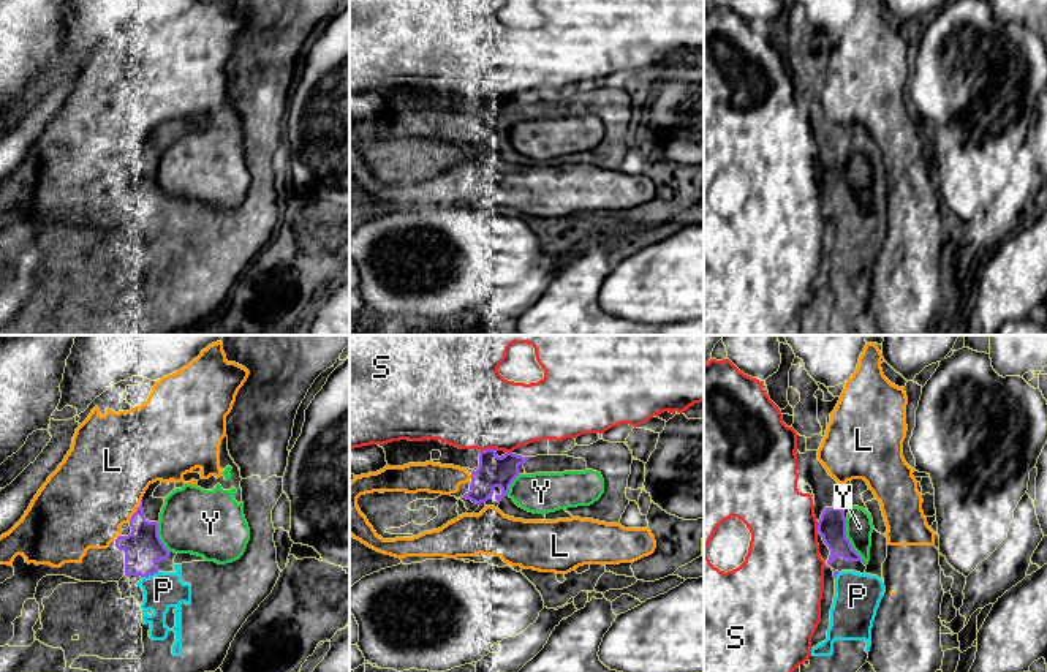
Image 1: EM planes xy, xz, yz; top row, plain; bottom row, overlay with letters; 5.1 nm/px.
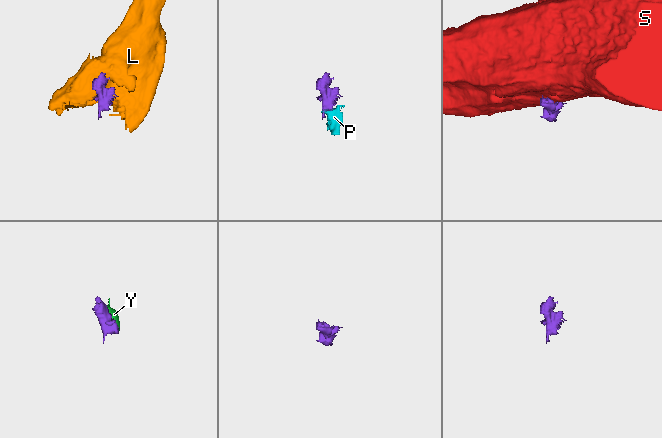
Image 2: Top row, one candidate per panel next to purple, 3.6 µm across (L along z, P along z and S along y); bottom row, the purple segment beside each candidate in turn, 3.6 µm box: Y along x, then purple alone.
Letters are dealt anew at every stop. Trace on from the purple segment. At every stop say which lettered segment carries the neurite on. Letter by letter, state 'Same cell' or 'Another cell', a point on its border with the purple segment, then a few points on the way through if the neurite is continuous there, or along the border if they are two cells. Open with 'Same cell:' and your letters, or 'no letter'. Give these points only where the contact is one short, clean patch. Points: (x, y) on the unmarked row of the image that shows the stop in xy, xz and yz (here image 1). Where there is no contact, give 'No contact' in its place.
Same cell: P
L: Another cell. Touches purple at xy (136, 155)
P: Same cell. Touches purple at xy (151, 220)
S: Another cell. Touches purple at xz (489, 95)
Y: Another cell. Touches purple at yz (848, 187)

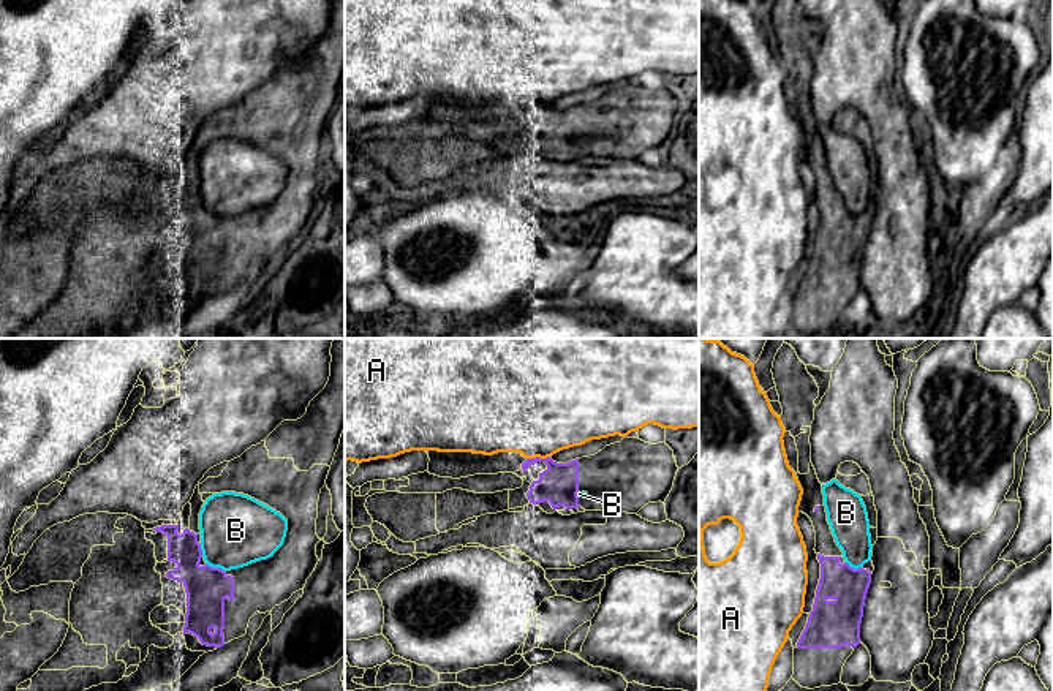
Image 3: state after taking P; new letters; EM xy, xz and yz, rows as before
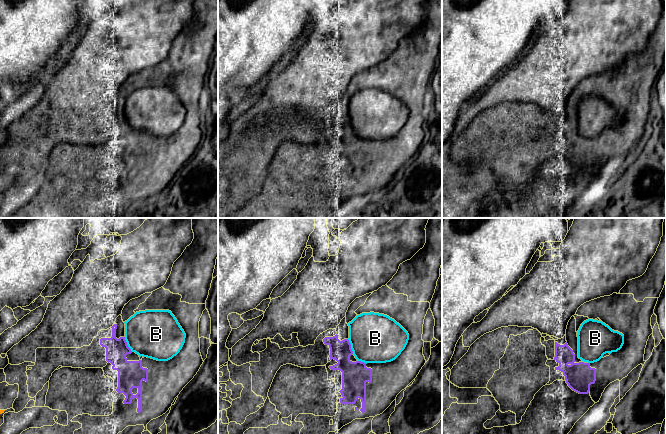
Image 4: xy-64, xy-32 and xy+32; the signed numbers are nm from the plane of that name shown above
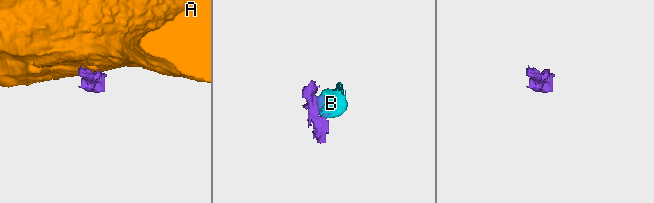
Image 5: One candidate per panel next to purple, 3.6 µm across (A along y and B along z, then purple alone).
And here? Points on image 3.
Same cell: no letter
A: Another cell. Touches purple at xz (538, 103)
B: Another cell. Touches purple at xy (215, 214)

